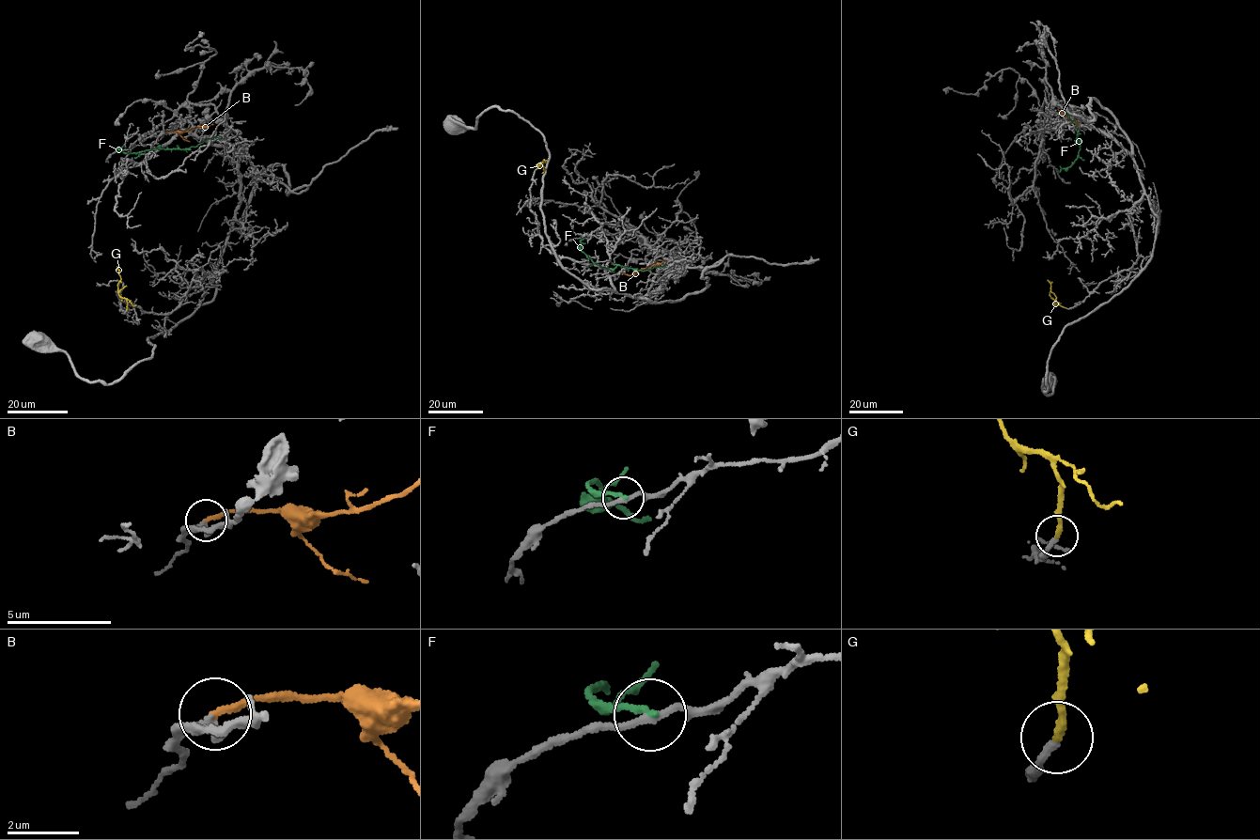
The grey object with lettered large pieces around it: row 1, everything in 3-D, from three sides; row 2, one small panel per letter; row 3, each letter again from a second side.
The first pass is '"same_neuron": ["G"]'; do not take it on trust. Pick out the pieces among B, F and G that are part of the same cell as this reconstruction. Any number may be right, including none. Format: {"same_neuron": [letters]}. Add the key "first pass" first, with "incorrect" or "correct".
{"first pass": "correct", "same_neuron": ["G"]}

